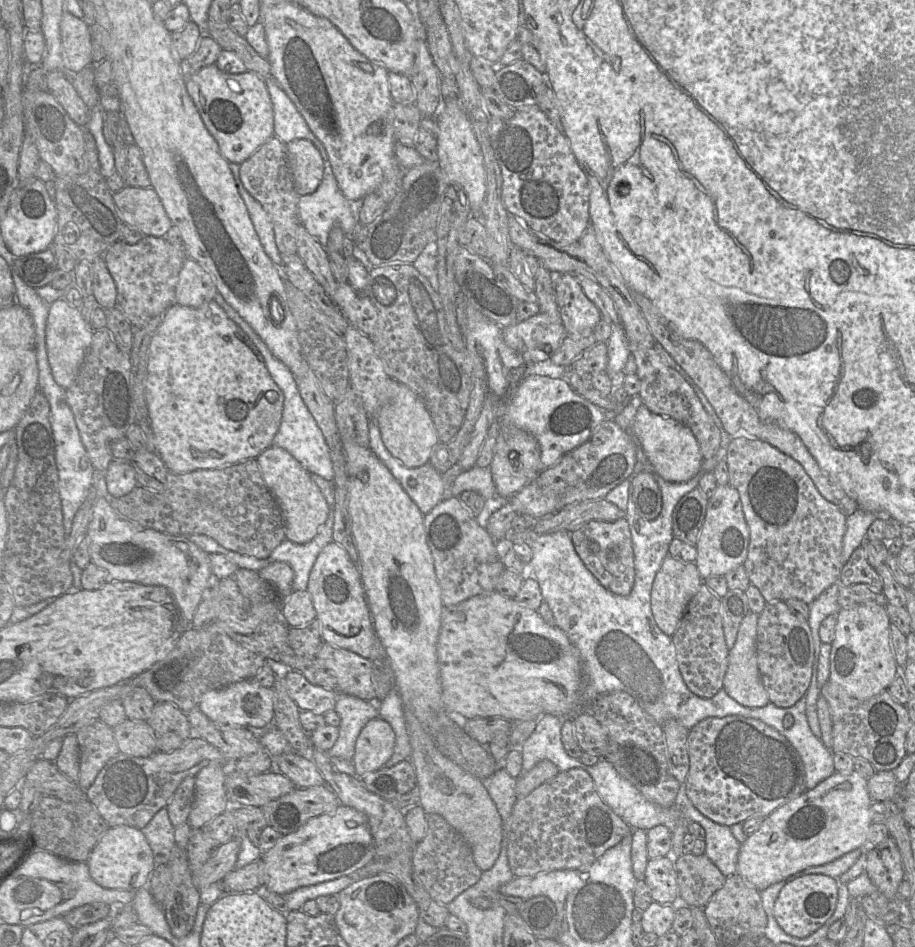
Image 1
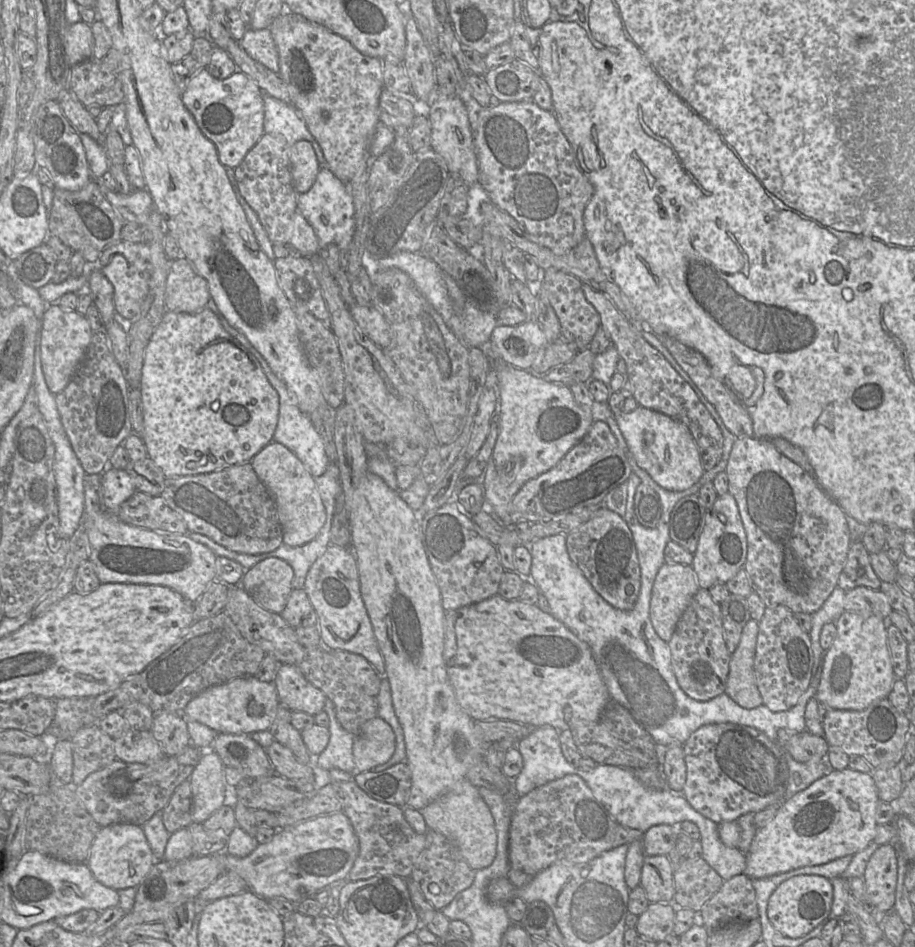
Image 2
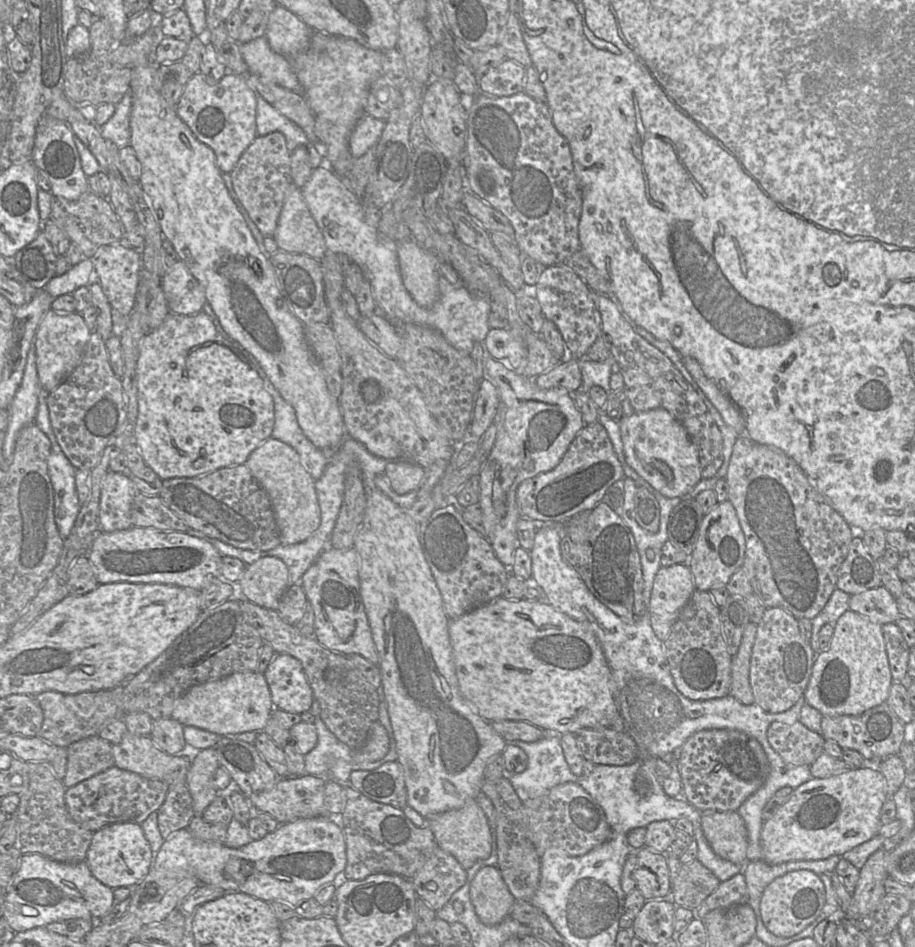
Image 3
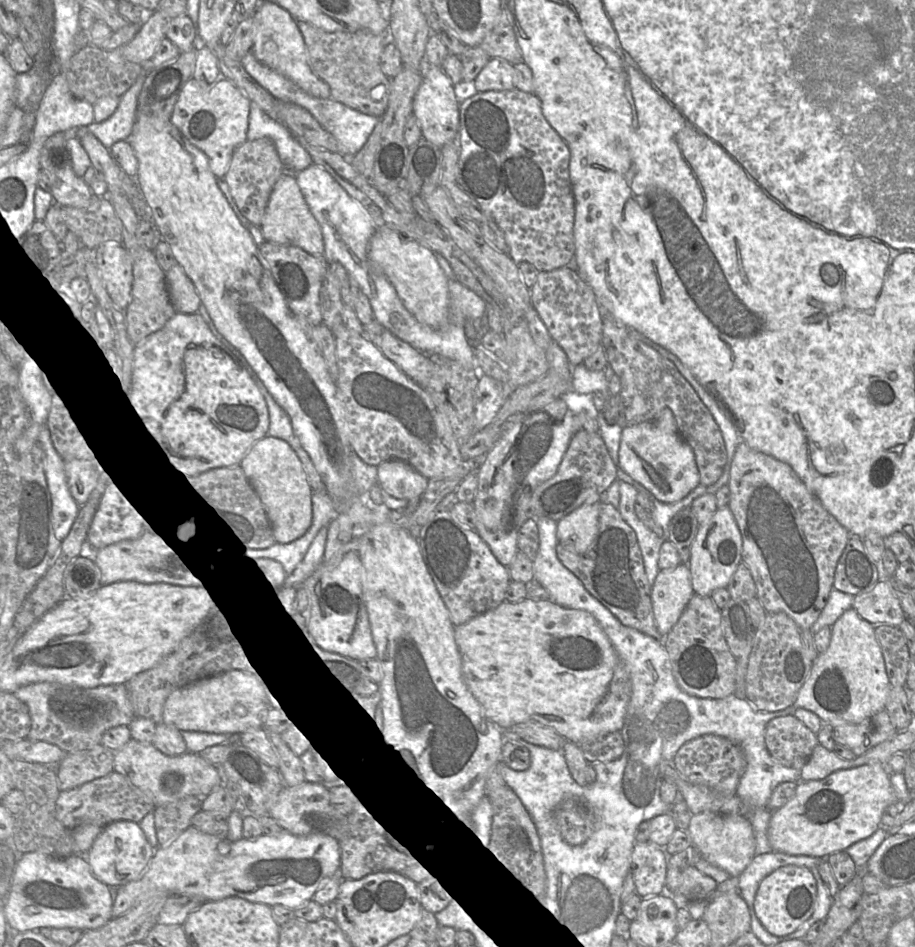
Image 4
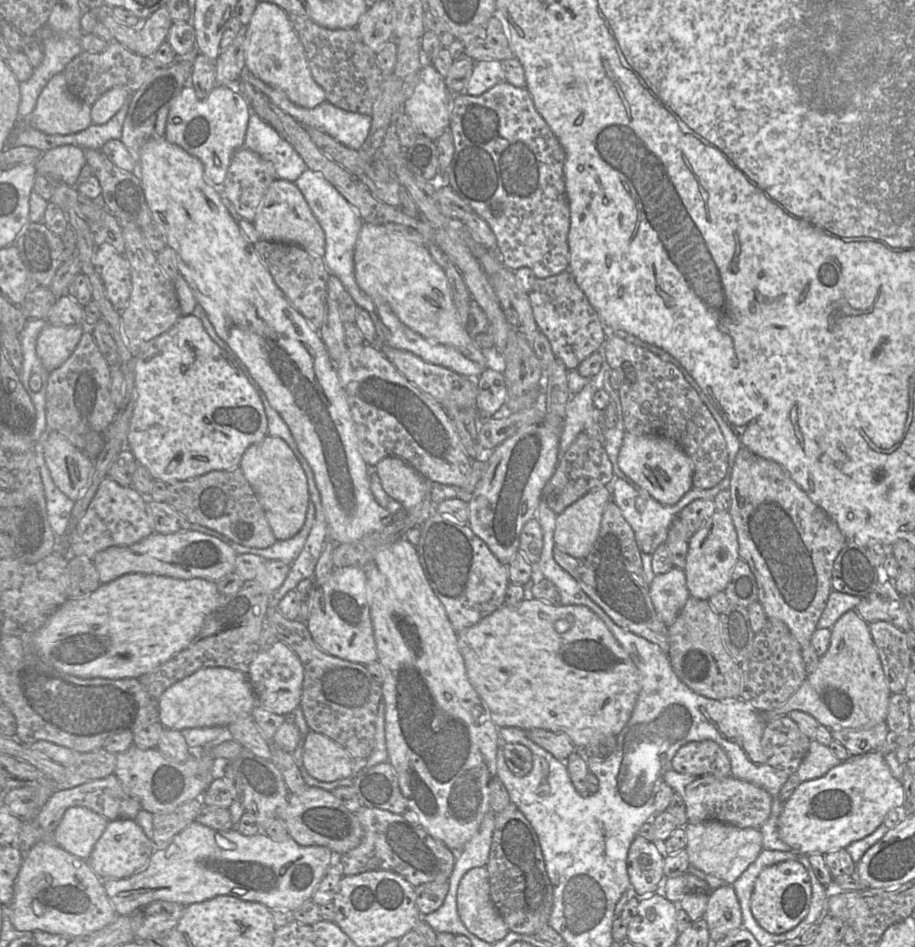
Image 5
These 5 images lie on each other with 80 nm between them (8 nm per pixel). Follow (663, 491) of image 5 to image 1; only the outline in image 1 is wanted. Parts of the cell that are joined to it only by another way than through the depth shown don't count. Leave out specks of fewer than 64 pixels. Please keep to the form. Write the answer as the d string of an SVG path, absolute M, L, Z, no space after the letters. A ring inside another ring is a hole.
M641 405L633 420L632 434L638 438L655 474L665 481L685 482L699 471L702 455L698 442L691 429L675 419L652 413Z

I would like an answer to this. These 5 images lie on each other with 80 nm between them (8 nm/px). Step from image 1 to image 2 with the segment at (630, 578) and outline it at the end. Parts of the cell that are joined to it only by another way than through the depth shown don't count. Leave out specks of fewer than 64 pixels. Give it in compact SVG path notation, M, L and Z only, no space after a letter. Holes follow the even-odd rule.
M601 505L587 522L566 536L566 547L572 562L608 604L622 611L634 608L641 586L640 566L632 533L623 517Z

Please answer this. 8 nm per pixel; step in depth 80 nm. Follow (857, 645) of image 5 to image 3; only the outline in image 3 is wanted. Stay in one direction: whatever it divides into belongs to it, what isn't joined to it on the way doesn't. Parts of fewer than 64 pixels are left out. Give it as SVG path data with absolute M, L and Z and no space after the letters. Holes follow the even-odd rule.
M847 610L834 624L828 649L816 654L803 697L823 716L858 716L885 703L893 683L882 626Z

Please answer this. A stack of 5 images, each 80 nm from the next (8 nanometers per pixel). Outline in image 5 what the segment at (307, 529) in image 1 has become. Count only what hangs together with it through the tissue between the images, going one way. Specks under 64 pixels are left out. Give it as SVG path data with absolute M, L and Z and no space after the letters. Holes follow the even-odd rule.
M265 436L246 449L239 467L254 489L275 538L293 538L305 523L310 498L305 472L287 442L281 437Z

